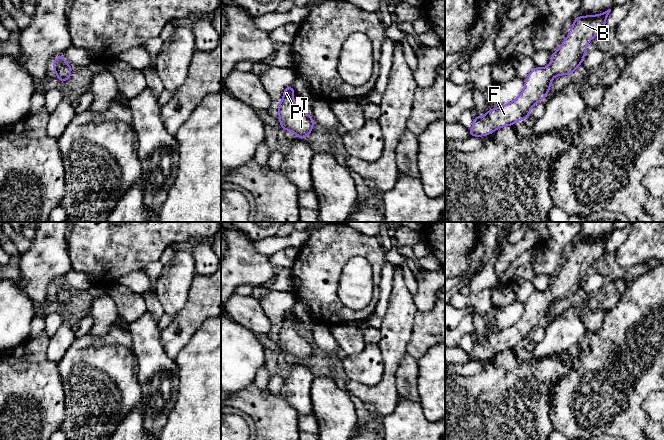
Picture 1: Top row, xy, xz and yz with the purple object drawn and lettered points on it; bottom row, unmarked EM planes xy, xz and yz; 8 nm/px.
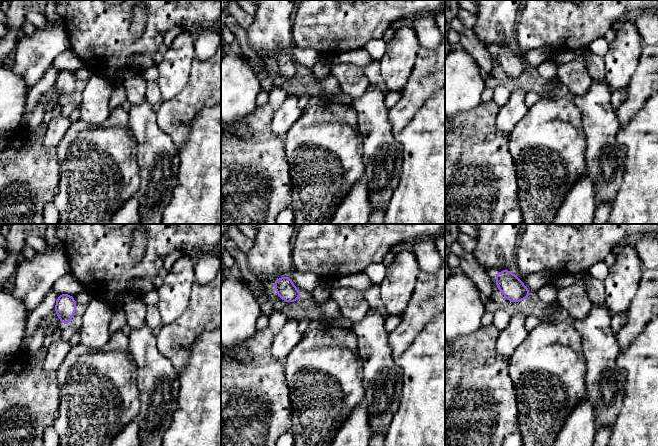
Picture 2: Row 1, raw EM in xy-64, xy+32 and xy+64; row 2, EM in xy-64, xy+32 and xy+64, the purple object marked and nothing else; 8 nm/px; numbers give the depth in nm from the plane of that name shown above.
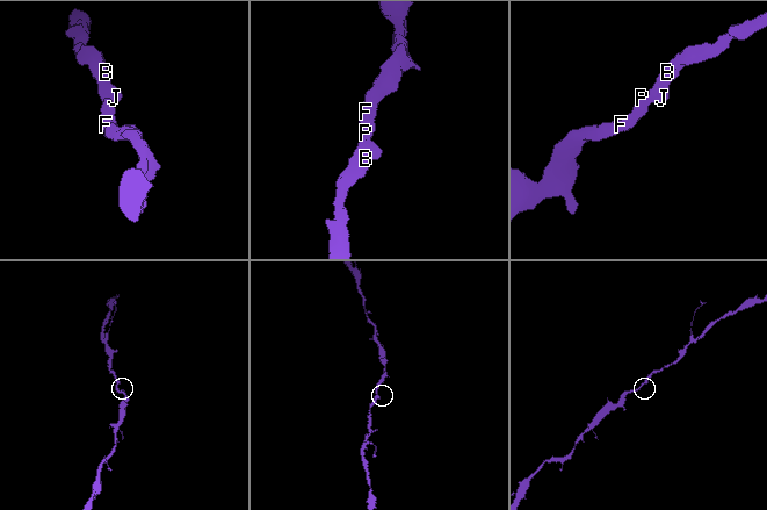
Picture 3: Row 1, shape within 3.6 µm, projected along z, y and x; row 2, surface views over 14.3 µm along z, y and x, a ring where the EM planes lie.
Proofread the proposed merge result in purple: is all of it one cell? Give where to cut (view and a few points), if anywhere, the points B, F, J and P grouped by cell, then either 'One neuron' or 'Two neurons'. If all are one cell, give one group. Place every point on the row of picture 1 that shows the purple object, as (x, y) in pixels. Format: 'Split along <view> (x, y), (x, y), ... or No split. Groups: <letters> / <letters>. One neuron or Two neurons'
No split. Groups: B F J P. One neuron

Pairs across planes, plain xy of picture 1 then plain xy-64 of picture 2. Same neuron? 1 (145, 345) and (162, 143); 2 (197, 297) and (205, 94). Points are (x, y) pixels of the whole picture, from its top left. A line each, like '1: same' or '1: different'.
1: same
2: same

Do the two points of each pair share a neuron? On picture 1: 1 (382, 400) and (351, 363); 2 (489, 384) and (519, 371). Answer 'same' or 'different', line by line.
1: different
2: same

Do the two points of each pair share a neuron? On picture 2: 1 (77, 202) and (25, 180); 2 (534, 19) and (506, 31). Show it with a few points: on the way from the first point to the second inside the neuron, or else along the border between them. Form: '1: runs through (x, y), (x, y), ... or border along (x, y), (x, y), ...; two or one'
1: border along (60, 170), (58, 190), (52, 201); two
2: border along (518, 17), (515, 28); two

